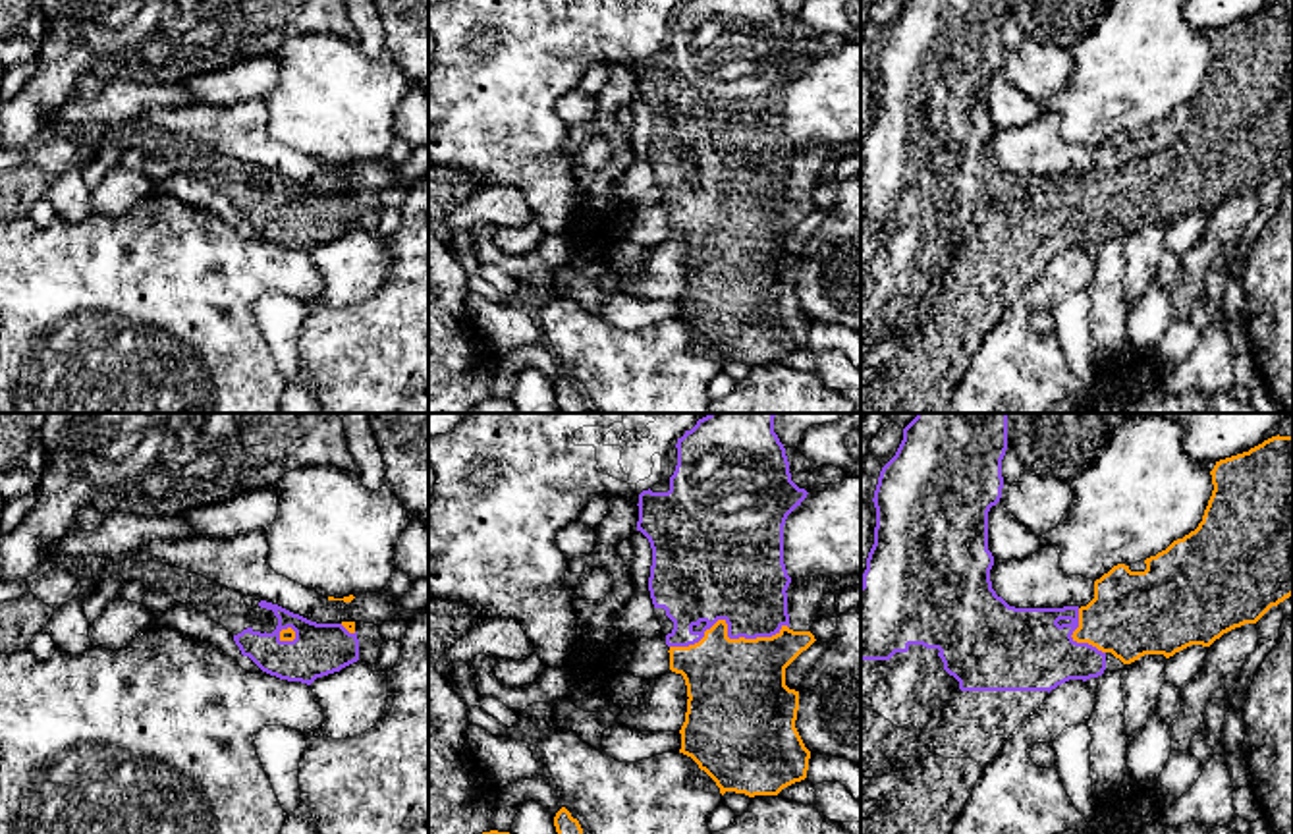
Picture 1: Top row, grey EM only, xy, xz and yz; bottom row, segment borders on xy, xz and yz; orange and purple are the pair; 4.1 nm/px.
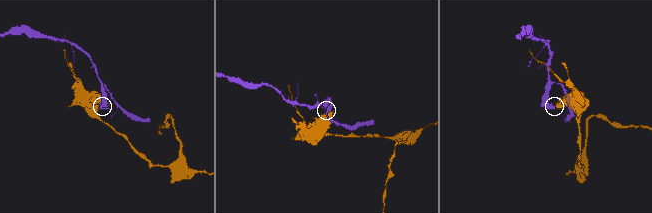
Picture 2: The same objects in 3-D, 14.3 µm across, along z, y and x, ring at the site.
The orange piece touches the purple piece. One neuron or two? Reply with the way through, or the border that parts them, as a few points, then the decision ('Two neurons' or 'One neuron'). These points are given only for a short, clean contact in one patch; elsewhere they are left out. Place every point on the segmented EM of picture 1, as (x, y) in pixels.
One neuron

